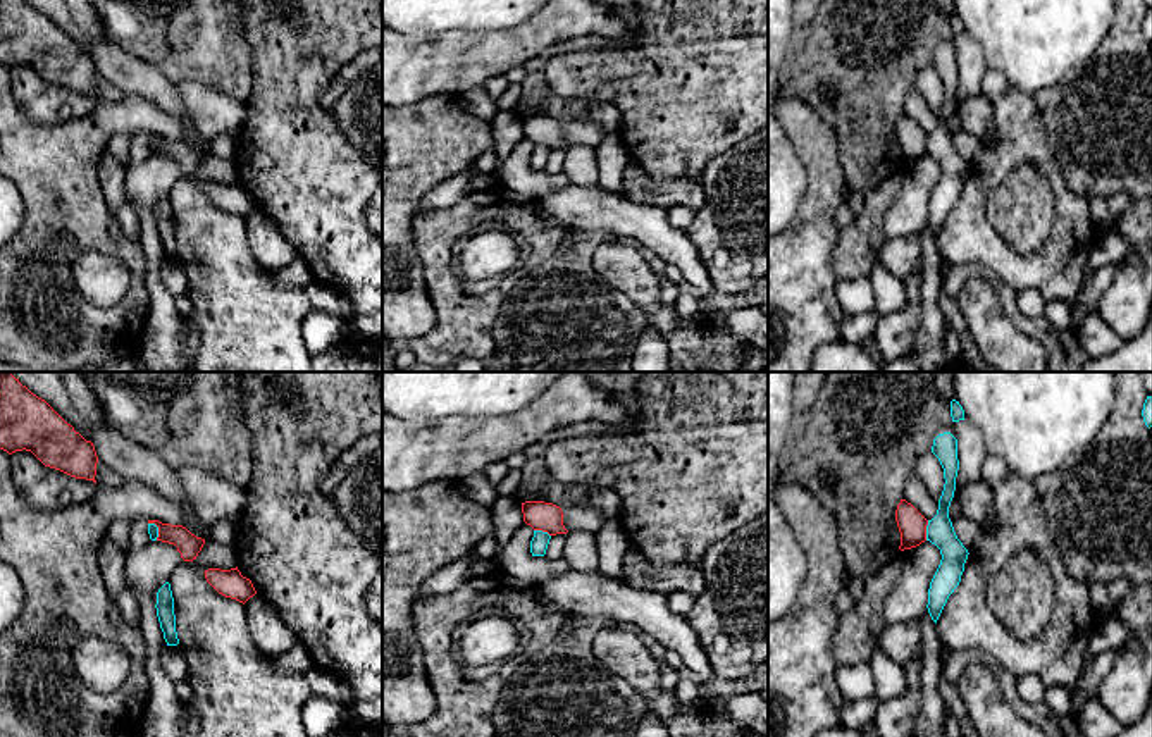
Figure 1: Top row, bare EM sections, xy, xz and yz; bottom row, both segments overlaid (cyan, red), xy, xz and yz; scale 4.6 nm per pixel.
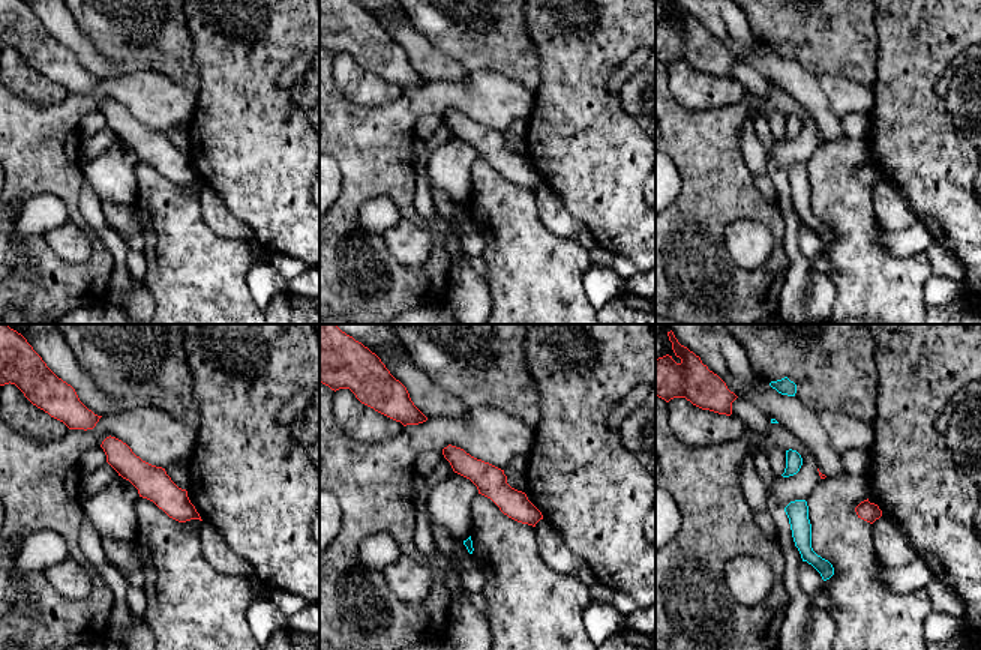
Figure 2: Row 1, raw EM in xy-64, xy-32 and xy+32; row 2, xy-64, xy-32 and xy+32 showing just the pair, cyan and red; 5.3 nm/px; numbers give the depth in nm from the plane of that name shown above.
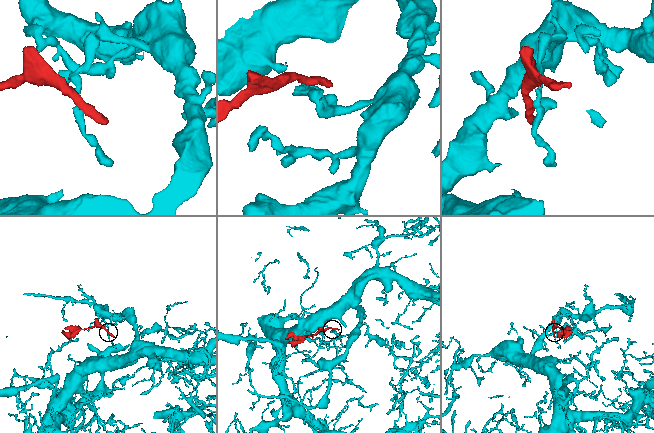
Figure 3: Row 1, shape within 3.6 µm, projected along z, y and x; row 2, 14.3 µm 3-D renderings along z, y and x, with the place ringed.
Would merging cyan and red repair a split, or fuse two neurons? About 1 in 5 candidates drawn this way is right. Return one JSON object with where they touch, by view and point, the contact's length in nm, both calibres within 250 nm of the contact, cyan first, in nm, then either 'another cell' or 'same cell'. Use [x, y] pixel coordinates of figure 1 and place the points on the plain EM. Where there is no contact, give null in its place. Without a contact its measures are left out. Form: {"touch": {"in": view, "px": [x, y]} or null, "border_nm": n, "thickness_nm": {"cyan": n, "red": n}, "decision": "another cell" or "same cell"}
{"touch": {"in": "yz", "px": [927, 145]}, "border_nm": 100, "thickness_nm": {"cyan": 130, "red": 130}, "decision": "another cell"}

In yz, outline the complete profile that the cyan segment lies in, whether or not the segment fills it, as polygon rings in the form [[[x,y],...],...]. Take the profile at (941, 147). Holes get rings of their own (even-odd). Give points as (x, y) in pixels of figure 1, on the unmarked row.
[[[951,46],[938,48],[933,53],[932,67],[938,72],[945,93],[937,129],[926,139],[926,155],[935,158],[942,169],[940,179],[930,196],[926,219],[932,234],[937,238],[949,210],[961,196],[969,167],[957,153],[949,133],[959,84],[957,53]]]

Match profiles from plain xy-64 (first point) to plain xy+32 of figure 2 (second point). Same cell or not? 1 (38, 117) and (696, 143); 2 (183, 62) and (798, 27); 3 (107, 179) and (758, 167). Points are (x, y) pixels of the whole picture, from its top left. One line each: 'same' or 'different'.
1: same
2: same
3: different

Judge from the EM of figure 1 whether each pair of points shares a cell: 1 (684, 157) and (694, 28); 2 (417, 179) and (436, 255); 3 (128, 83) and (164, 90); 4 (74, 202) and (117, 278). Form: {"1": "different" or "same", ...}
{"1": "same", "2": "different", "3": "same", "4": "different"}

